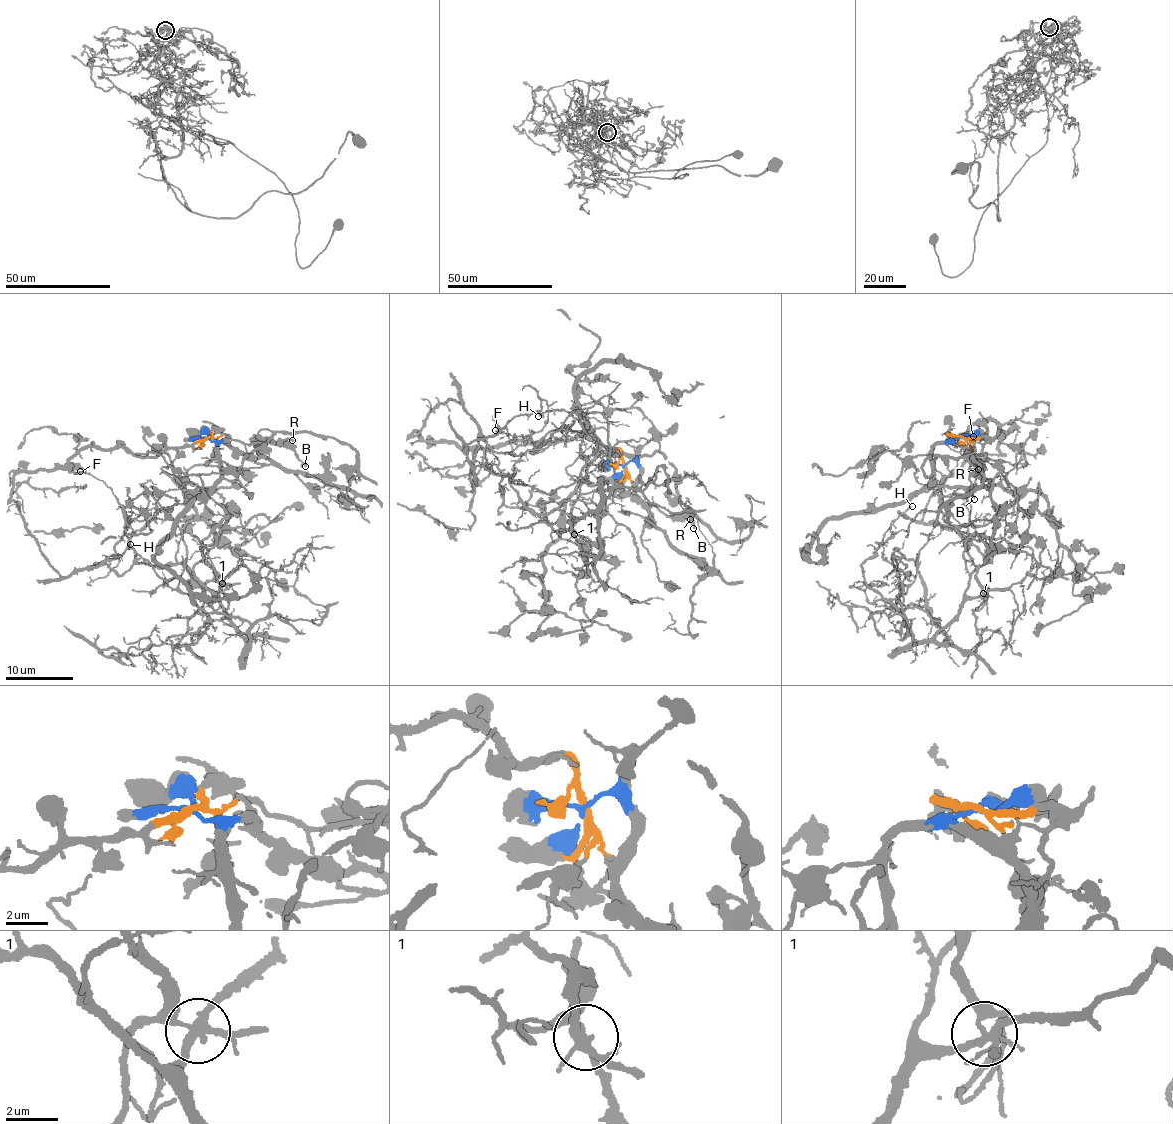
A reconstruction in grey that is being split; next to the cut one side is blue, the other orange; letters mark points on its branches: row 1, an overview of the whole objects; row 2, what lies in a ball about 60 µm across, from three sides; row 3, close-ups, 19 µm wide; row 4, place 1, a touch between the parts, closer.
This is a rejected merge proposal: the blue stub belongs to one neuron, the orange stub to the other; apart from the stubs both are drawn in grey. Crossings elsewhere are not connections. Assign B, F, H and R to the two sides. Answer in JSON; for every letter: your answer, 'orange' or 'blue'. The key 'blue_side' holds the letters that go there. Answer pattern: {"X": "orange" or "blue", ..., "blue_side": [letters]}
{"B": "orange", "F": "orange", "H": "blue", "R": "orange", "blue_side": ["H"]}

